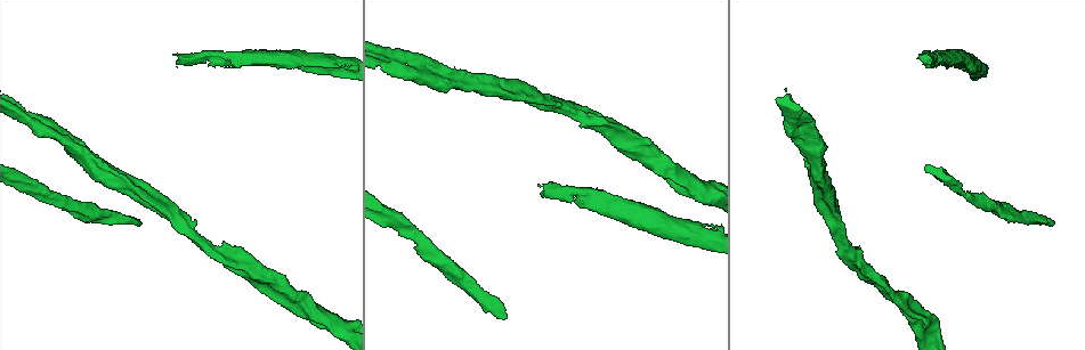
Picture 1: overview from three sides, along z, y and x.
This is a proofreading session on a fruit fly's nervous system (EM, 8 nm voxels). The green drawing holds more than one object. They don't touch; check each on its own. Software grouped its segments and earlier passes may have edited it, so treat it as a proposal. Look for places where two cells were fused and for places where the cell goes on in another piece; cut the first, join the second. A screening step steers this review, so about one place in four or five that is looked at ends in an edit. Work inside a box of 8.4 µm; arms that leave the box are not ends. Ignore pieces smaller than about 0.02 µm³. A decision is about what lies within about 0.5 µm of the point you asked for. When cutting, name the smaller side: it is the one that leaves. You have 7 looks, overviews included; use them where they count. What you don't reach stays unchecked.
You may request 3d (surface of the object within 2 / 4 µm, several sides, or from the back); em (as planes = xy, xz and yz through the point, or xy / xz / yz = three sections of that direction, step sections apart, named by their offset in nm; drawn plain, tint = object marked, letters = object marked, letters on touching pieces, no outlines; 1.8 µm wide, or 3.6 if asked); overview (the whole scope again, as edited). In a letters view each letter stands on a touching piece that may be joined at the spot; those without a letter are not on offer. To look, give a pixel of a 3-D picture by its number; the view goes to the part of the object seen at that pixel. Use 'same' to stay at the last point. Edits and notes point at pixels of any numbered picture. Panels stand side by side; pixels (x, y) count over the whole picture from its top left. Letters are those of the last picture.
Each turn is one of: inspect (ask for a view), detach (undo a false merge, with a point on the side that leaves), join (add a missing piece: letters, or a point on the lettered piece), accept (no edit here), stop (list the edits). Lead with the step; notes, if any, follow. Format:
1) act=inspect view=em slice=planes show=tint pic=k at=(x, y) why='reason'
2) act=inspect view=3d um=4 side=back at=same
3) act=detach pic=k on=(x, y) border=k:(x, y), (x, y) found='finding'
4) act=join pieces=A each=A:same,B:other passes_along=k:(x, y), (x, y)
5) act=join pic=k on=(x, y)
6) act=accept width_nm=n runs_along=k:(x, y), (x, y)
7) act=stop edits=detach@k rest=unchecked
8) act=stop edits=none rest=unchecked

act=inspect view=3d um=2 side=back pic=1 at=(710, 190)

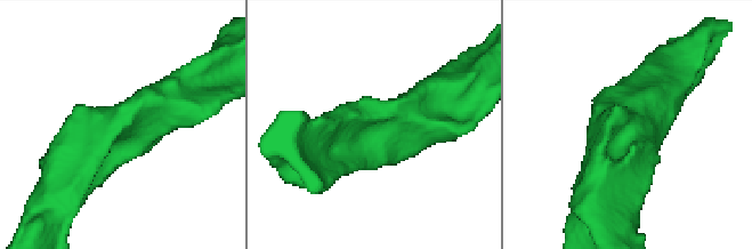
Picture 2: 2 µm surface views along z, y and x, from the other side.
act=inspect view=em slice=planes show=letters pic=2 at=(123, 124)

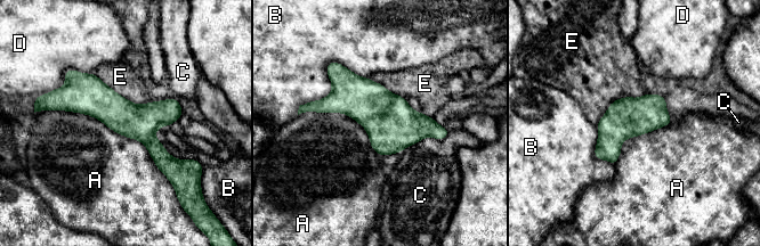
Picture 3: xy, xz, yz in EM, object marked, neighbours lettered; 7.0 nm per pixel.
act=accept longest_contact=A:1050nm each=A:other,B:other,C:other,D:other,E:other border=3:(46, 109), (139, 140), (171, 183) found='all the same cell'

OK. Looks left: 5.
act=inspect view=3d um=2 pic=1 at=(922, 55) why='branch stops here'

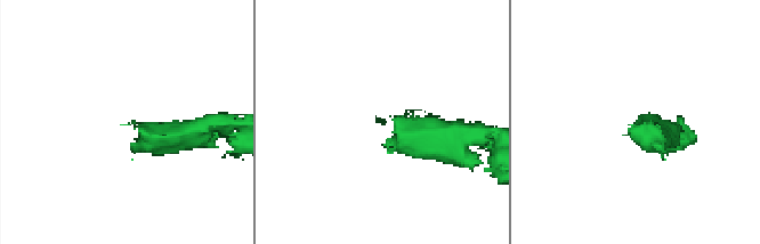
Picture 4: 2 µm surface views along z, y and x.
act=inspect view=em slice=yz step=8 show=letters pic=4 at=(633, 126) why='now the EM'

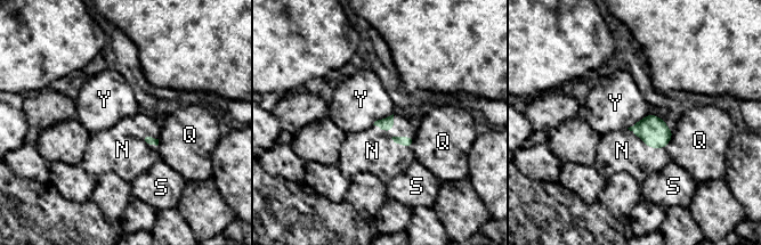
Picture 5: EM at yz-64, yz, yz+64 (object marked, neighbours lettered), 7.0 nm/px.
act=join pieces=N each=N:same,Q:other,S:other,Y:other found='it goes on there'

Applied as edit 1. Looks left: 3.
act=inspect view=em slice=xz step=4 show=letters pic=1 at=(793, 139) why='free end'

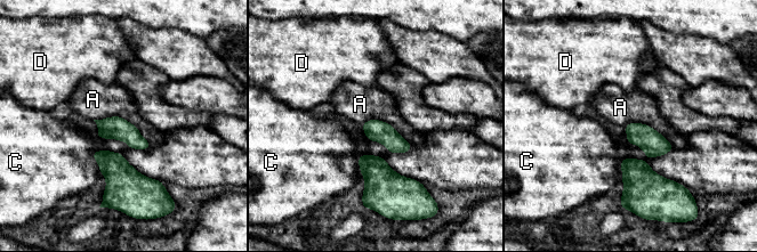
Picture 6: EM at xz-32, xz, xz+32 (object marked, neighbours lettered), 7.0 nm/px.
act=accept longest_contact=A:400nm each=A:other,C:other,D:other border=6:(361, 123), (383, 120), (413, 146) found='no lettered piece goes on from it'

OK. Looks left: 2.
act=stop edits=join@5 rest=unchecked

